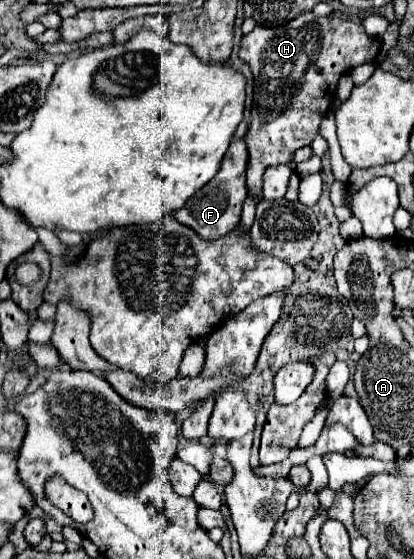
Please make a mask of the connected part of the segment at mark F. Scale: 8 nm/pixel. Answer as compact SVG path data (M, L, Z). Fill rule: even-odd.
M233 140L229 150L223 156L223 164L217 172L217 176L207 182L181 210L175 210L173 216L183 226L191 226L191 230L197 232L197 236L203 236L203 240L215 240L225 236L227 232L233 232L241 220L241 208L247 198L245 188L245 172L247 172L247 146L245 140Z

